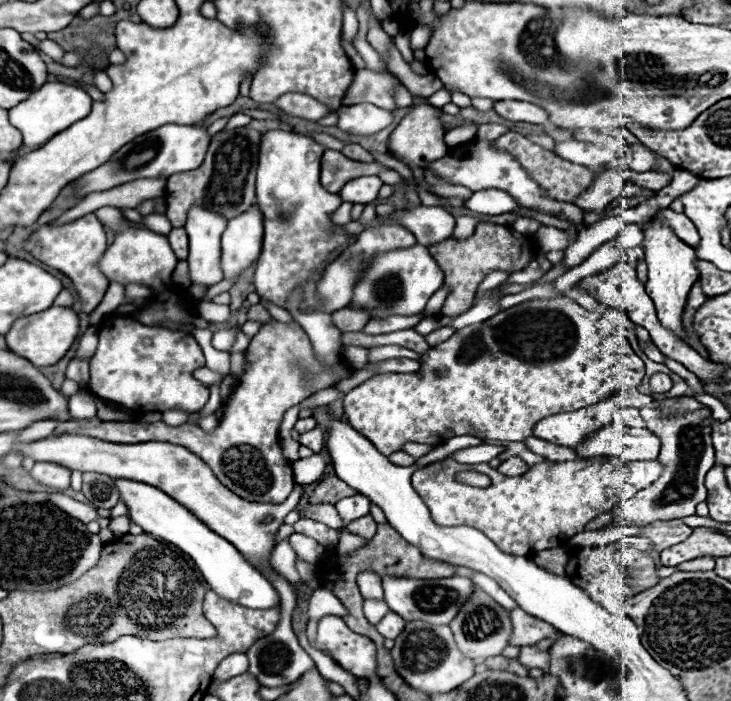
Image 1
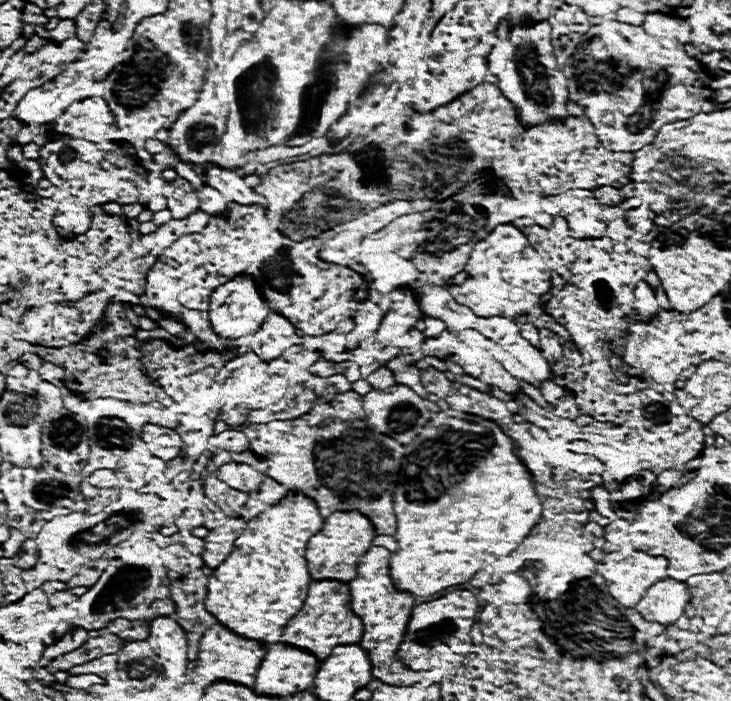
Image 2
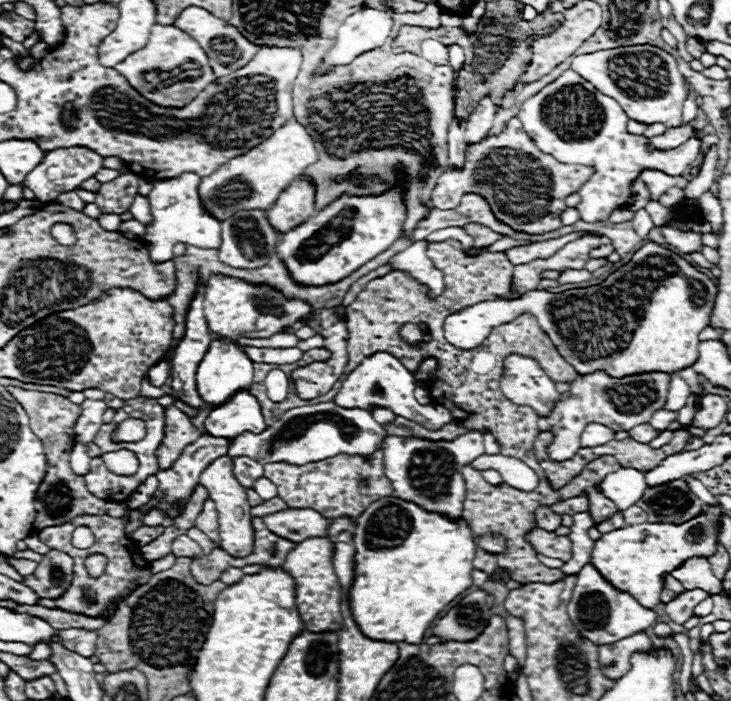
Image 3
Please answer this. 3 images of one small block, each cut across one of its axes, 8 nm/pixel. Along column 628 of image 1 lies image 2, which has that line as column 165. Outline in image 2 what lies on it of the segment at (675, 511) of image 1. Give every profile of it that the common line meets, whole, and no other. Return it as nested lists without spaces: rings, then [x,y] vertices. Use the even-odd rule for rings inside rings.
[[[122,490],[116,500],[116,512],[104,514],[100,522],[94,522],[94,516],[86,514],[68,514],[68,516],[56,516],[54,520],[46,522],[36,538],[38,544],[38,564],[30,570],[24,570],[22,578],[26,582],[26,588],[40,588],[46,580],[60,580],[68,582],[72,576],[76,576],[82,568],[92,566],[98,558],[104,556],[106,548],[116,546],[118,542],[130,538],[134,532],[156,532],[160,530],[170,518],[174,518],[178,512],[174,502],[168,502],[156,494],[142,494],[136,490]]]

